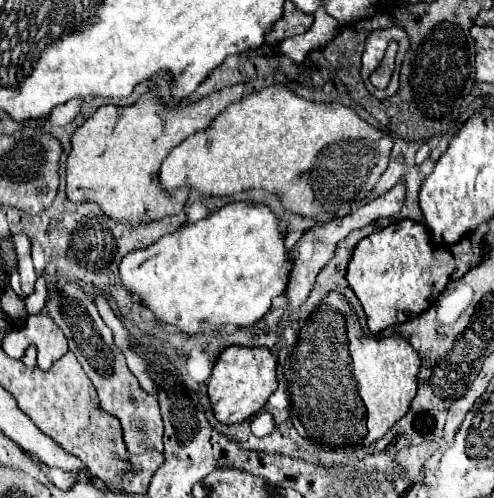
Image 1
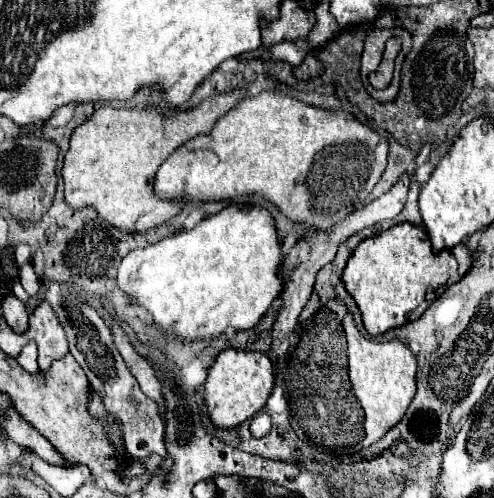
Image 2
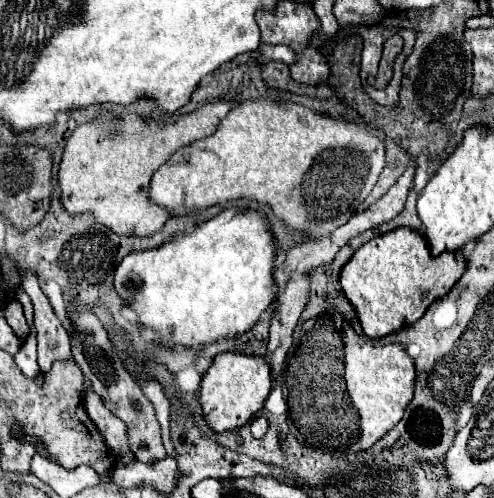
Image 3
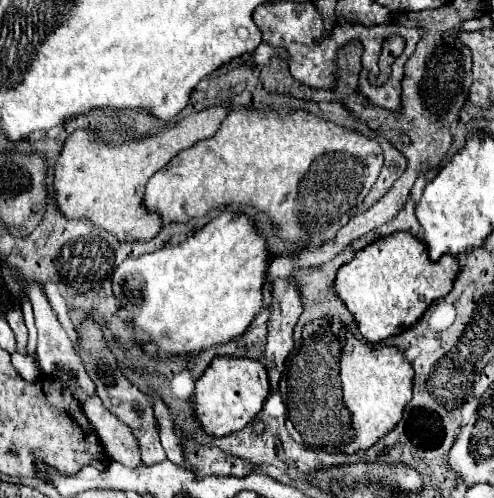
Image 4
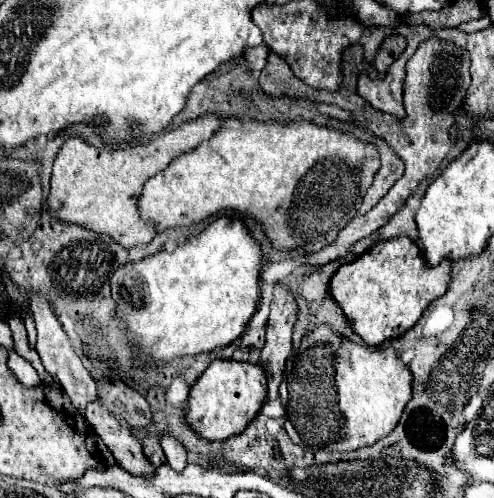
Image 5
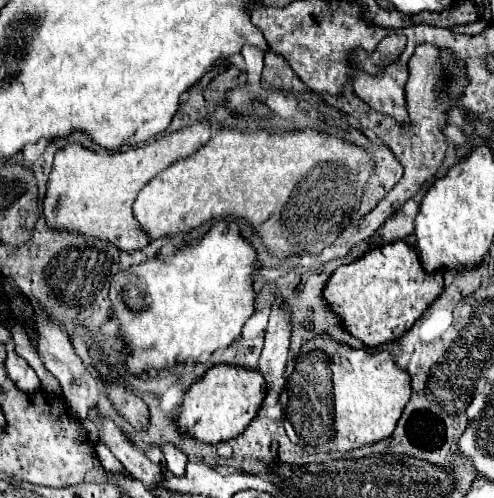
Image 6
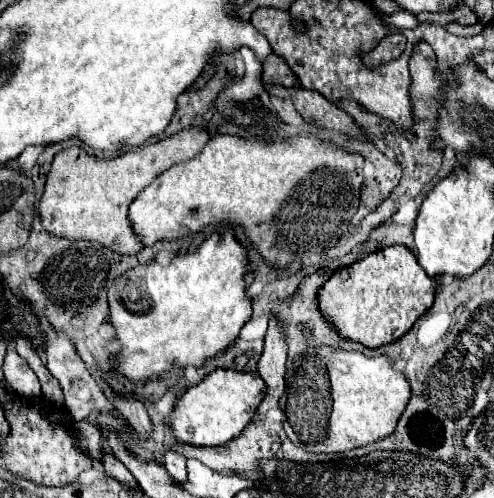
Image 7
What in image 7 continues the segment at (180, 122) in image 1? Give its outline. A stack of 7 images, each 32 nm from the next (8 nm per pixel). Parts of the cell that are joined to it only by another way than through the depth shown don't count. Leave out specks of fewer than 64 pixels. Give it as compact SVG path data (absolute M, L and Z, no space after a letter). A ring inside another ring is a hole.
M190 128L156 144L132 148L114 160L94 158L78 146L62 150L54 156L50 172L46 174L44 194L38 204L40 222L52 236L74 242L92 240L120 256L134 256L142 248L128 224L128 206L156 176L176 164L192 160L206 142L208 134L204 130Z

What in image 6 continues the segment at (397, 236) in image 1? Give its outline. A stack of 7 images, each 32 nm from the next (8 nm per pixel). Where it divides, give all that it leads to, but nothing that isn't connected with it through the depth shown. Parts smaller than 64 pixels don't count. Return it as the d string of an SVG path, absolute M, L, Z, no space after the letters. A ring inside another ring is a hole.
M394 242L364 254L360 260L348 266L340 266L328 280L322 296L324 296L324 302L328 302L330 310L338 316L344 330L348 330L364 346L376 348L380 344L394 342L404 332L408 332L408 328L412 328L412 324L436 300L436 296L440 294L440 288L442 288L442 272L440 276L428 276L424 268L420 268L420 260L416 260L414 248L408 246L406 242Z

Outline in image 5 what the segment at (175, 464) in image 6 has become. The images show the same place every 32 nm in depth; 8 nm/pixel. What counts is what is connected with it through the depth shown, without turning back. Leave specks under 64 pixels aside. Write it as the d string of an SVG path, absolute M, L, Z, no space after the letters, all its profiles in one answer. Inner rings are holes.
M162 436L160 444L166 454L166 462L172 466L172 470L182 472L182 468L186 466L186 450L172 436Z

